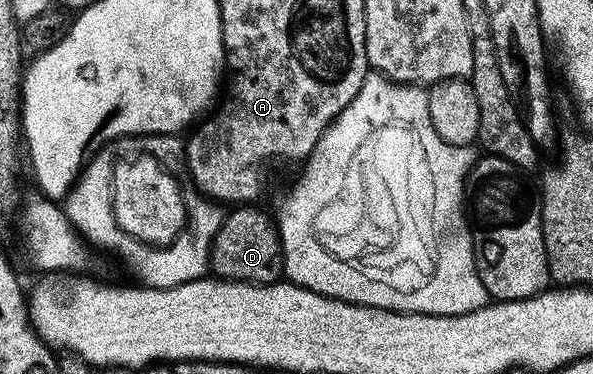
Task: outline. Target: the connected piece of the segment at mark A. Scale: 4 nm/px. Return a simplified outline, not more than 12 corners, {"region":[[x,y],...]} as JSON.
{"region":[[225,74],[185,142],[202,197],[258,203],[367,74]]}

